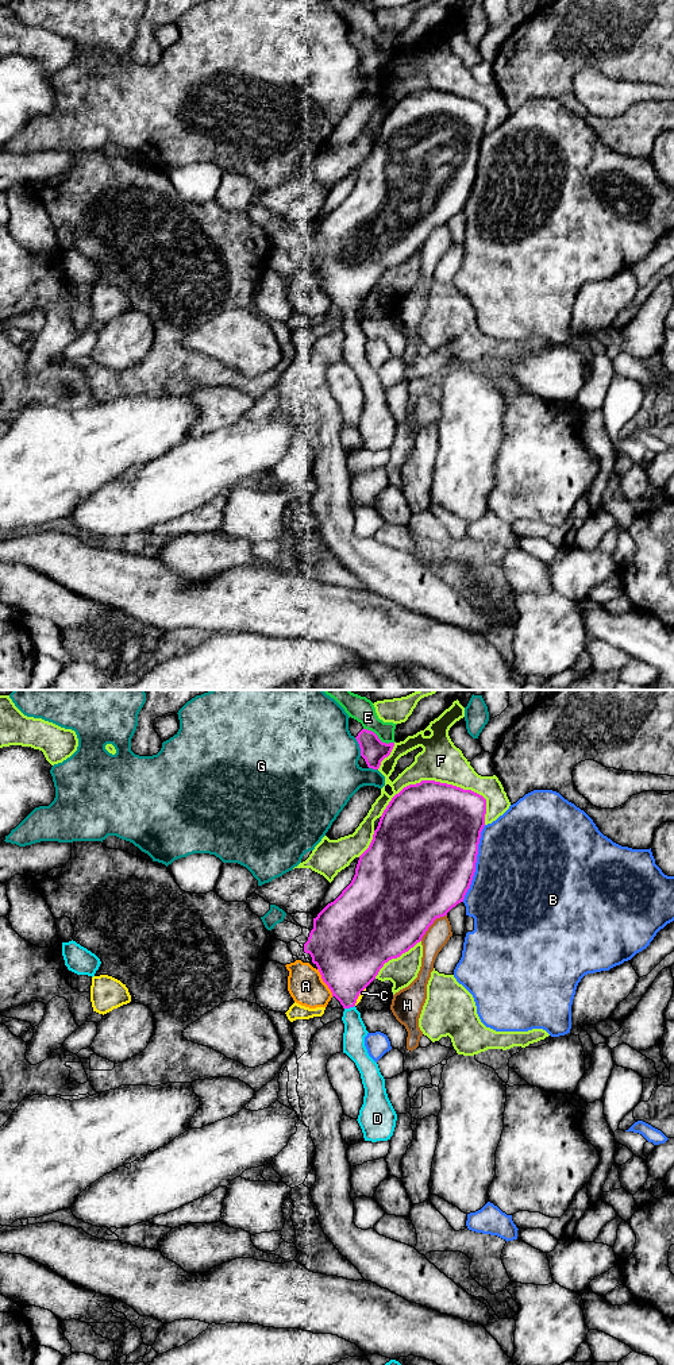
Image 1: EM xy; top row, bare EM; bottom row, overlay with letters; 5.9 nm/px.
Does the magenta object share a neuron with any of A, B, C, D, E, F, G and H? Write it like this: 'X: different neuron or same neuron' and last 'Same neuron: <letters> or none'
A: different neuron
B: different neuron
C: different neuron
D: same neuron
E: different neuron
F: different neuron
G: different neuron
H: different neuron
Same neuron: D

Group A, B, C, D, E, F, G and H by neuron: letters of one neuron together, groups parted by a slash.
A / B / C / D / E / F / G / H

